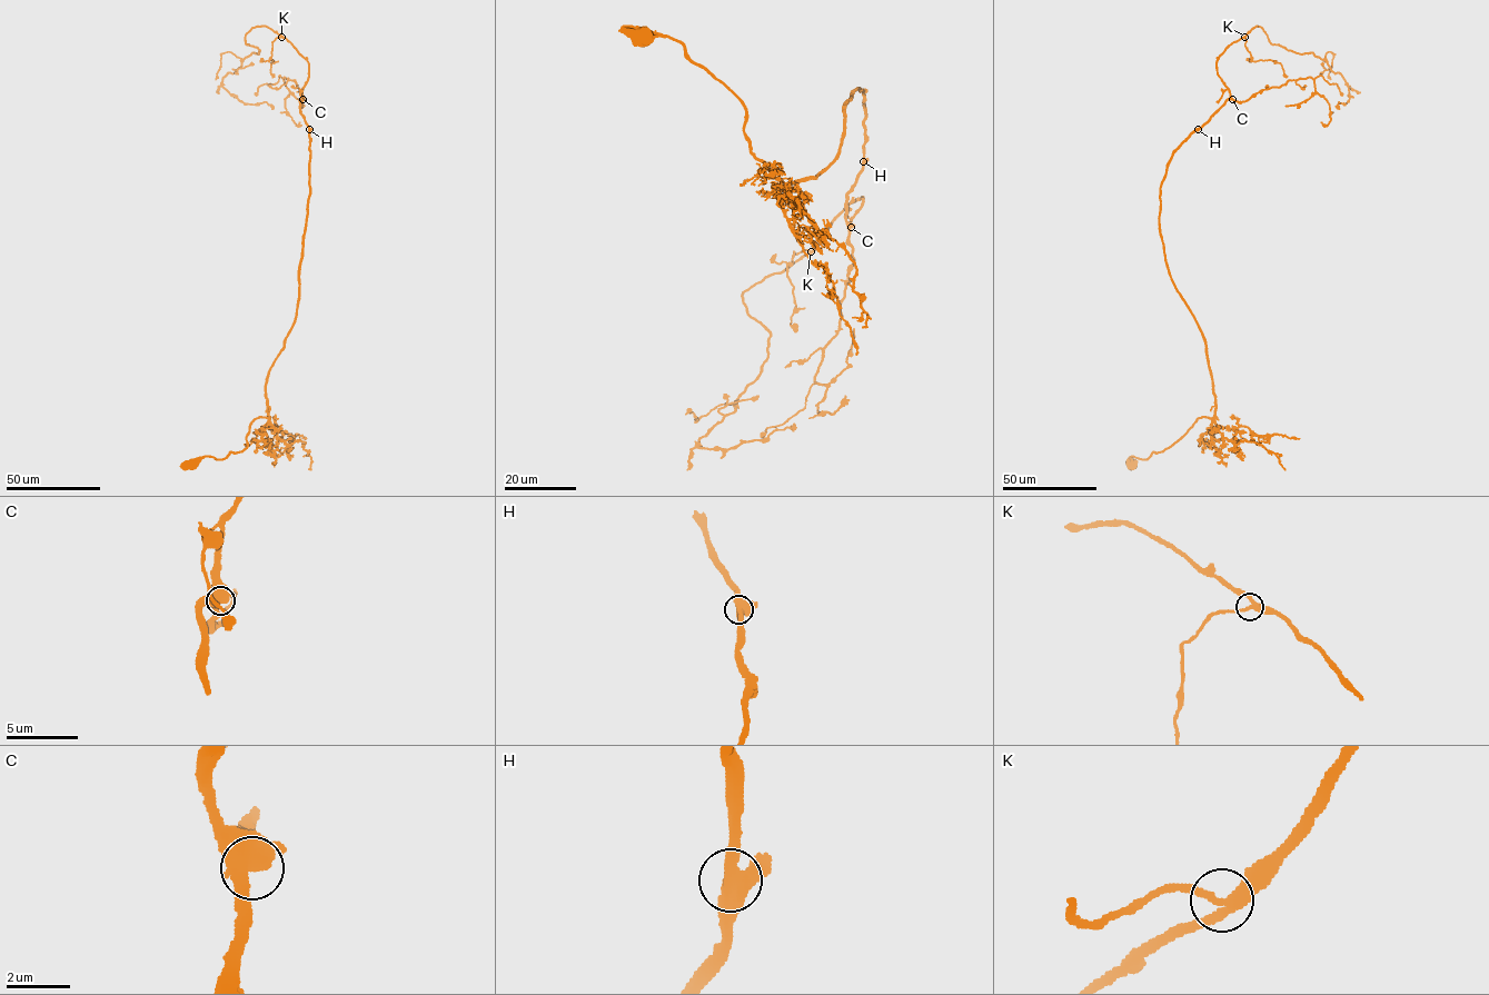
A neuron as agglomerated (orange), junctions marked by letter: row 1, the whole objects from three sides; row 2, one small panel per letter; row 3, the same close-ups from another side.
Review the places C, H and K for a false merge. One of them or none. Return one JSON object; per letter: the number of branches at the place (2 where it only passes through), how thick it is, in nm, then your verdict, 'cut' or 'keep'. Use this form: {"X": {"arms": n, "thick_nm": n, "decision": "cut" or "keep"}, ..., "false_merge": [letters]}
{"C": {"arms": 3, "thick_nm": 500, "decision": "keep"}, "H": {"arms": 3, "thick_nm": 550, "decision": "keep"}, "K": {"arms": 3, "thick_nm": 320, "decision": "keep"}, "false_merge": []}

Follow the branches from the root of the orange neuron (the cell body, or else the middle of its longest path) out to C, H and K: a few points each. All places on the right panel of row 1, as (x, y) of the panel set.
C: (1133, 463), (1132, 456), (1162, 451), (1214, 415), (1205, 340), (1165, 260), (1160, 185), (1173, 151), (1232, 99)
H: (1133, 463), (1132, 456), (1162, 451), (1214, 413), (1205, 340), (1171, 279), (1159, 221), (1167, 163), (1198, 129)
K: (1133, 463), (1214, 415), (1205, 340), (1165, 260), (1160, 185), (1173, 151), (1230, 98), (1217, 60), (1244, 37)

